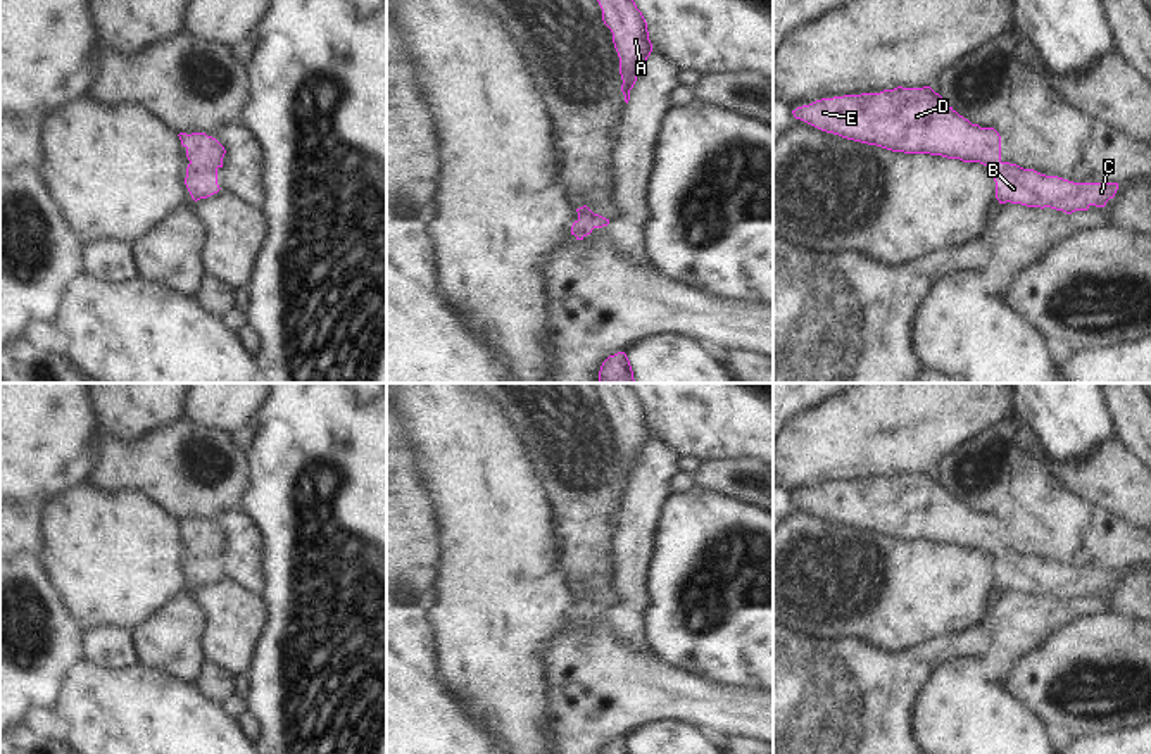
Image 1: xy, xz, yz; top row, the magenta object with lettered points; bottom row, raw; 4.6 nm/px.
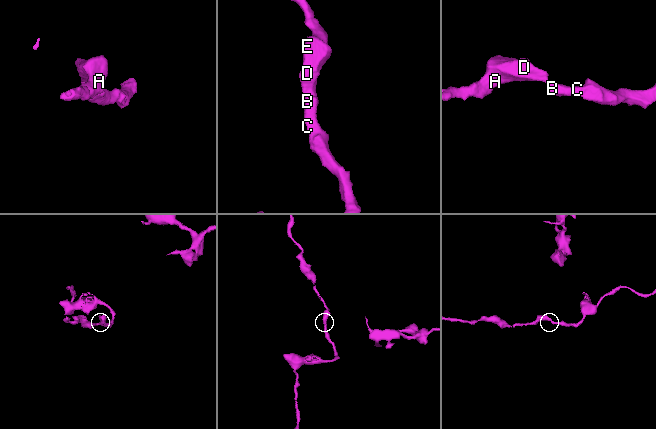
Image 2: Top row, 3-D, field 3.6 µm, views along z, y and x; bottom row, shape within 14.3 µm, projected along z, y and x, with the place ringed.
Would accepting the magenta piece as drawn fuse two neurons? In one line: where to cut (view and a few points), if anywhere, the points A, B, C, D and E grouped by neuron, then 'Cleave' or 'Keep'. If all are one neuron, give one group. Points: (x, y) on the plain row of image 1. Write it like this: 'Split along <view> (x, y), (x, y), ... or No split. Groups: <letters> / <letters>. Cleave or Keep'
No split. Groups: A B C D E. Keep

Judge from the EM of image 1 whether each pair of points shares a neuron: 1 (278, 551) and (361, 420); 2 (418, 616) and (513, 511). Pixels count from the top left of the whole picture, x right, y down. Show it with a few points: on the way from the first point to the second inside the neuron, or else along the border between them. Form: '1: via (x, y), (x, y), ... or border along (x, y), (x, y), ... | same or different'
1: via (283, 509), (295, 447), (313, 444), (320, 437) | same
2: border along (442, 534), (442, 566), (437, 573) | different

